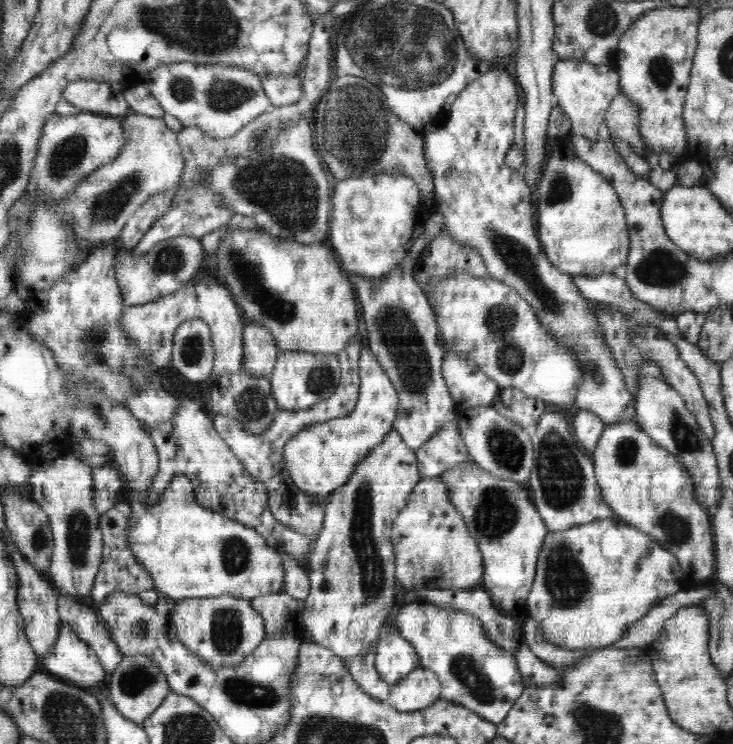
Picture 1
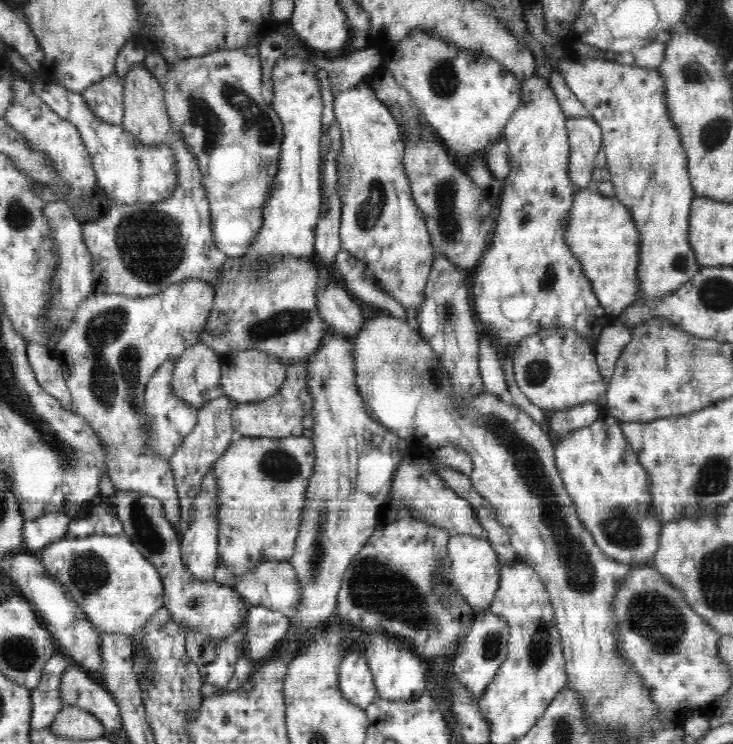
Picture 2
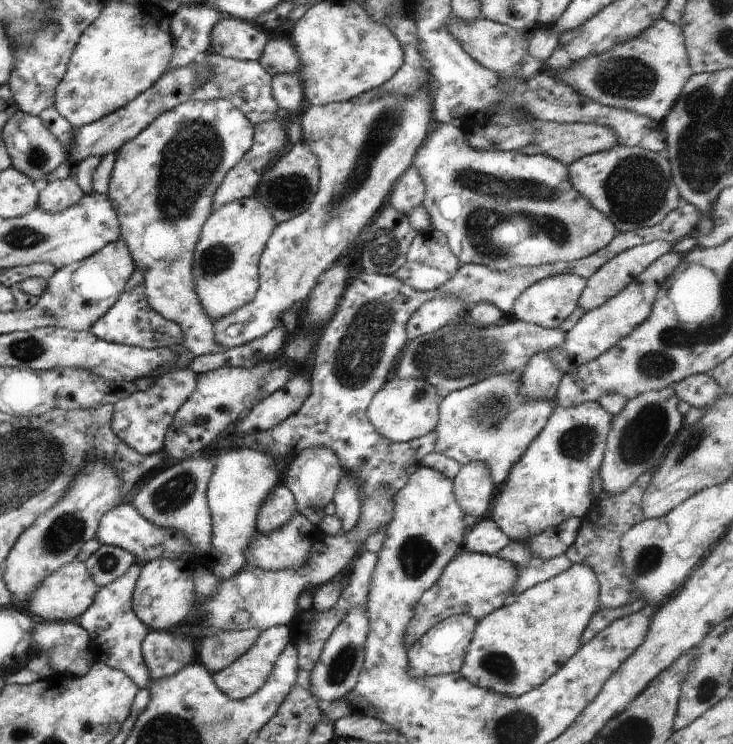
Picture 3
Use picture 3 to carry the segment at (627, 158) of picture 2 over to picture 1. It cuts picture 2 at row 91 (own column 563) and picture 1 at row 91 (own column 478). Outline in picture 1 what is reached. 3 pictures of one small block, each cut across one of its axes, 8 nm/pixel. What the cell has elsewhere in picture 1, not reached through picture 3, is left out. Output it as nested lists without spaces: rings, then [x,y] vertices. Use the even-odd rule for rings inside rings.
[[[689,6],[648,10],[628,27],[616,48],[613,65],[620,75],[620,90],[631,104],[637,106],[641,140],[653,152],[670,152],[672,156],[682,158],[682,154],[686,152],[686,146],[688,147],[682,114],[684,114],[684,98],[690,82],[690,70],[697,48],[697,34],[701,18],[700,11]]]

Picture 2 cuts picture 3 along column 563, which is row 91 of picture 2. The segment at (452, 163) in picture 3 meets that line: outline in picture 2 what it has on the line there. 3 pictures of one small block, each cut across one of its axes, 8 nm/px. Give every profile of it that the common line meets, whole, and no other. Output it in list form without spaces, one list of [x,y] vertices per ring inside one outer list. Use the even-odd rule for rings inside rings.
[[[250,46],[235,49],[220,49],[216,52],[188,57],[170,63],[167,73],[163,78],[165,103],[171,121],[171,128],[177,130],[189,150],[194,153],[200,172],[202,184],[210,207],[212,219],[212,234],[216,248],[228,257],[242,257],[248,250],[252,240],[256,238],[260,226],[262,226],[262,210],[268,200],[268,194],[272,190],[272,182],[278,174],[278,158],[280,146],[282,146],[283,125],[276,111],[264,99],[262,92],[261,60],[257,47]],[[220,156],[234,156],[240,160],[252,160],[252,162],[240,162],[236,170],[242,170],[246,164],[254,164],[252,170],[244,170],[242,178],[236,182],[218,182],[212,172],[212,162]]]

